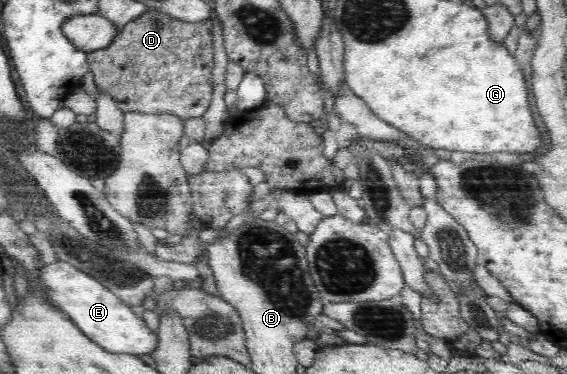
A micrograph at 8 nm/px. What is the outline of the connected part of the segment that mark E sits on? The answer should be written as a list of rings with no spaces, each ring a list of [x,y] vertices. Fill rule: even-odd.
[[[56,261],[54,264],[45,265],[41,277],[51,289],[49,297],[53,305],[64,310],[86,337],[106,351],[144,355],[157,349],[158,335],[147,327],[144,319],[134,315],[130,310],[131,305],[122,301],[116,293],[110,292],[110,289],[89,273],[74,268],[72,264]]]

